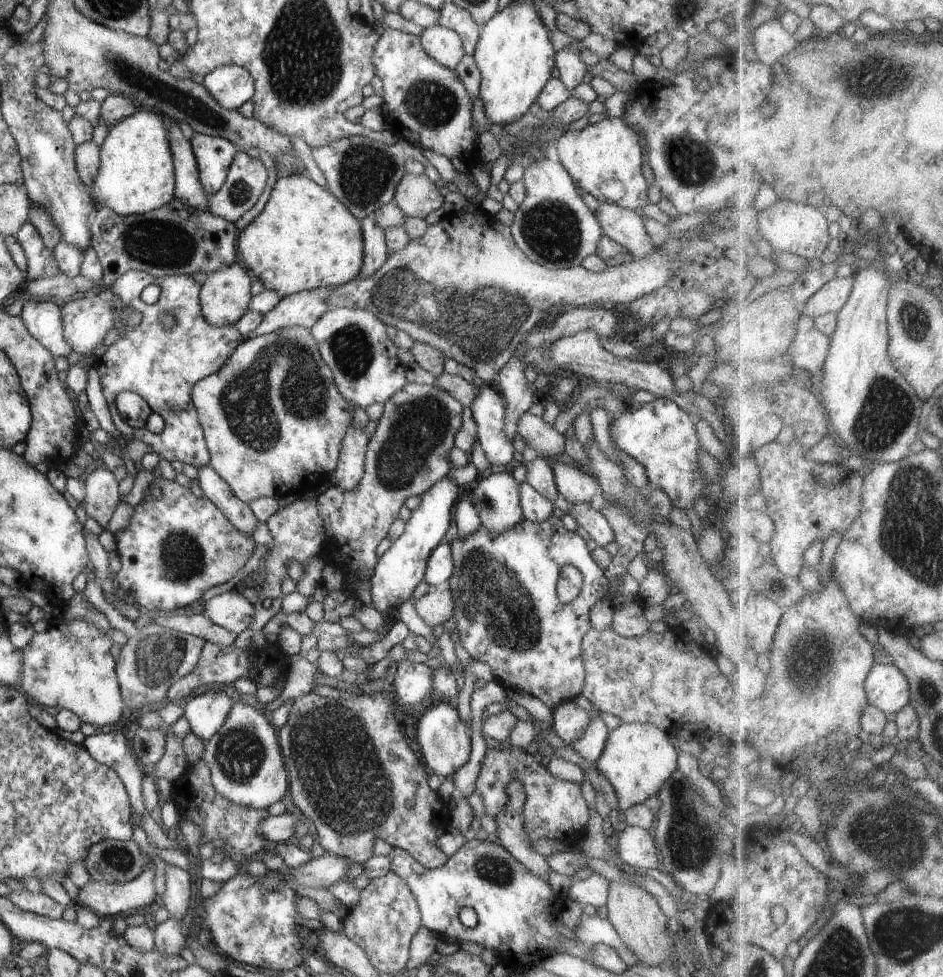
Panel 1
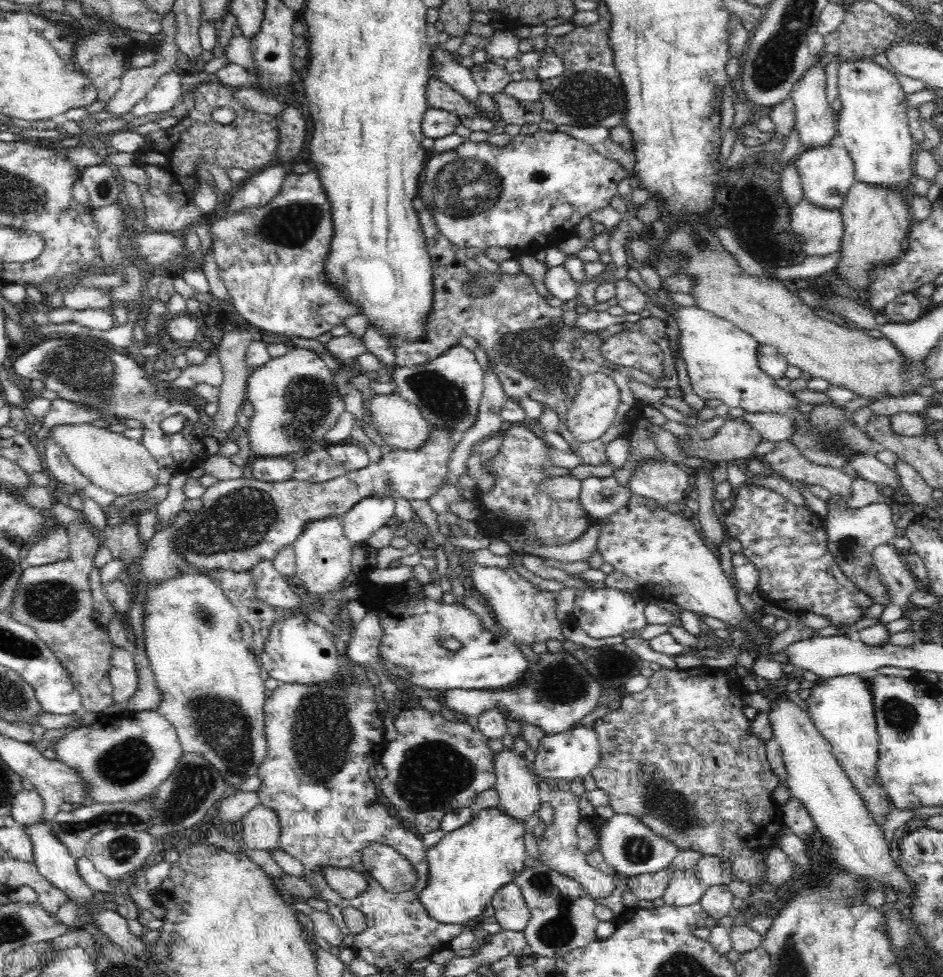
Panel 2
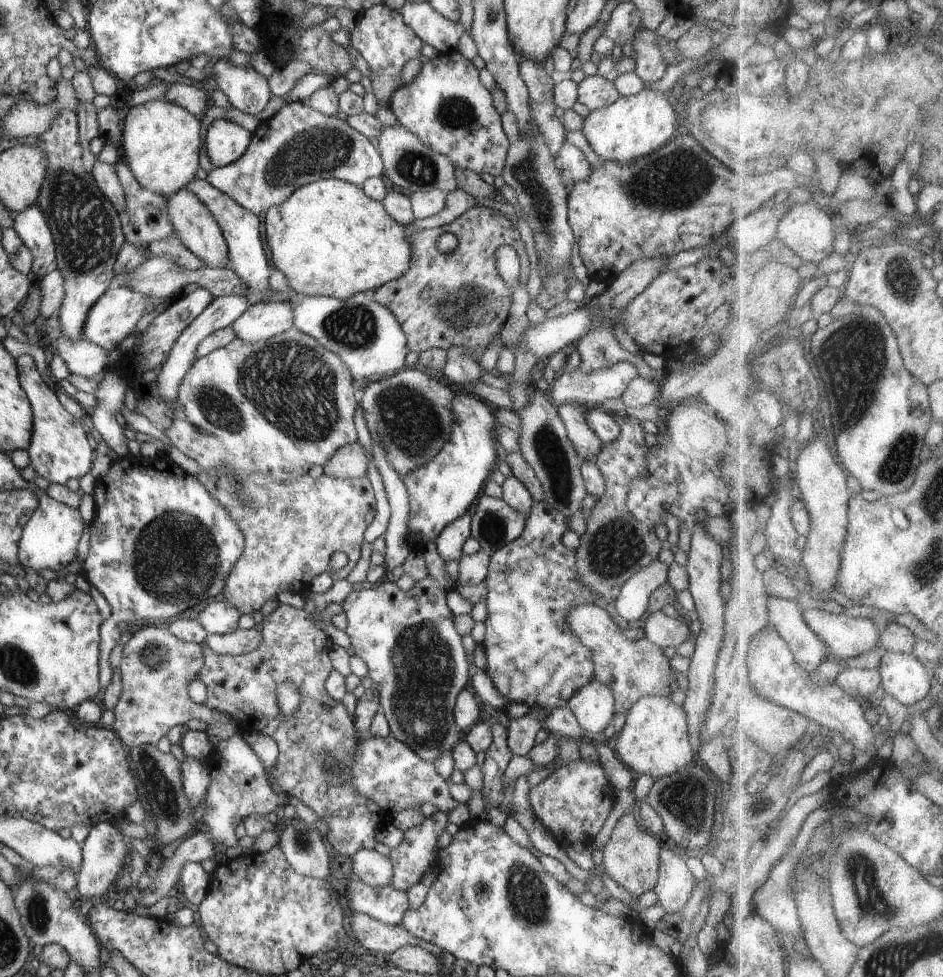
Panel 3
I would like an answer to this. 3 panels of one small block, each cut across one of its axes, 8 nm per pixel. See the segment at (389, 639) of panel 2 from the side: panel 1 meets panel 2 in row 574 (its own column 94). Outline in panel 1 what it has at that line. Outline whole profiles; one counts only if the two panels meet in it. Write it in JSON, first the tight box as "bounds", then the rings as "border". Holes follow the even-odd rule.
{"bounds":[93,271,243,472],"border":[[[128,271],[125,272],[111,286],[111,291],[117,301],[119,310],[123,308],[132,308],[142,312],[143,318],[140,324],[131,327],[126,324],[123,318],[120,318],[118,340],[112,345],[107,346],[106,352],[102,356],[95,357],[93,360],[93,368],[95,368],[101,376],[101,390],[106,398],[110,414],[112,414],[112,422],[120,431],[122,437],[128,442],[129,440],[140,440],[146,446],[150,446],[151,453],[143,455],[141,464],[147,471],[153,472],[158,468],[159,460],[164,459],[166,462],[172,460],[180,460],[184,464],[192,464],[196,468],[209,465],[211,454],[209,453],[207,442],[203,433],[202,425],[199,421],[195,406],[191,399],[191,392],[194,385],[203,378],[217,373],[228,360],[228,357],[236,350],[236,347],[243,341],[243,336],[237,332],[234,325],[225,327],[212,326],[201,313],[201,304],[199,301],[199,292],[201,284],[198,283],[192,275],[184,275],[177,277],[158,277],[154,279],[144,271]],[[149,284],[157,284],[160,286],[160,296],[153,304],[146,304],[140,299],[140,293]],[[162,314],[172,314],[175,316],[175,324],[170,329],[164,329],[160,318]],[[122,391],[134,391],[139,394],[150,405],[153,412],[157,412],[162,416],[164,428],[160,434],[155,434],[148,429],[130,428],[129,424],[120,416],[115,407],[115,396]]]}

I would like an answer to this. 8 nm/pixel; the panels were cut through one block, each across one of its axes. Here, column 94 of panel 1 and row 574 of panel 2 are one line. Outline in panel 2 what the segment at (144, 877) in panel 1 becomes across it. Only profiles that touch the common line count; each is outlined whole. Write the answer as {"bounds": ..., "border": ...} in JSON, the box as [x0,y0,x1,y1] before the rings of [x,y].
{"bounds":[873,543,921,624],"border":[[[891,543],[878,546],[873,552],[873,566],[887,584],[891,601],[880,614],[879,624],[895,622],[903,616],[903,610],[909,603],[908,598],[915,590],[921,590],[921,583],[915,578],[909,566],[903,562],[897,549]]]}

